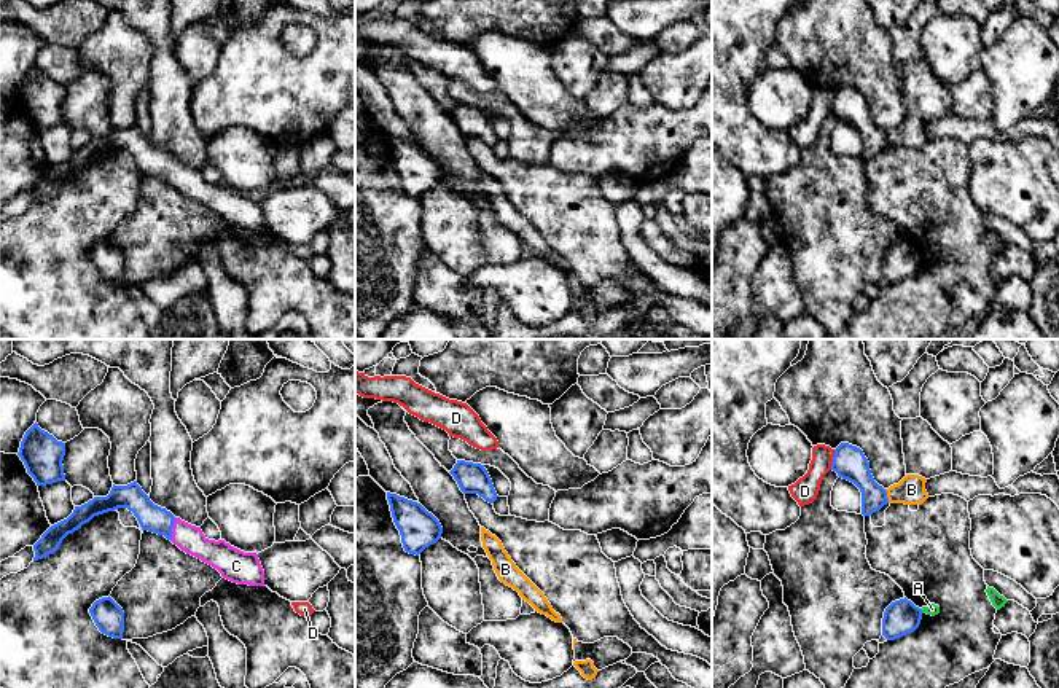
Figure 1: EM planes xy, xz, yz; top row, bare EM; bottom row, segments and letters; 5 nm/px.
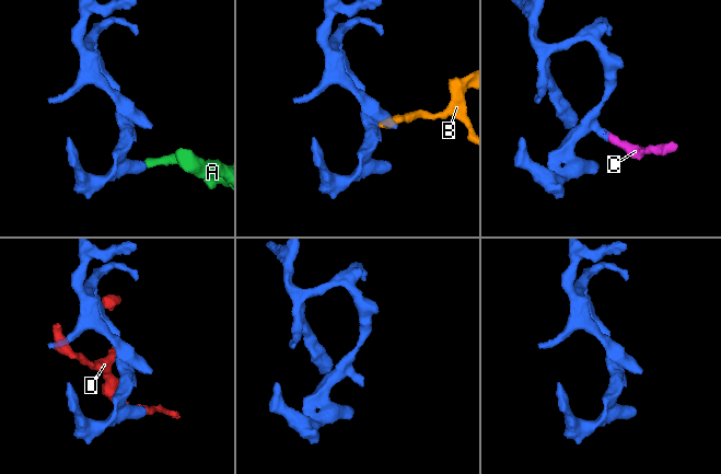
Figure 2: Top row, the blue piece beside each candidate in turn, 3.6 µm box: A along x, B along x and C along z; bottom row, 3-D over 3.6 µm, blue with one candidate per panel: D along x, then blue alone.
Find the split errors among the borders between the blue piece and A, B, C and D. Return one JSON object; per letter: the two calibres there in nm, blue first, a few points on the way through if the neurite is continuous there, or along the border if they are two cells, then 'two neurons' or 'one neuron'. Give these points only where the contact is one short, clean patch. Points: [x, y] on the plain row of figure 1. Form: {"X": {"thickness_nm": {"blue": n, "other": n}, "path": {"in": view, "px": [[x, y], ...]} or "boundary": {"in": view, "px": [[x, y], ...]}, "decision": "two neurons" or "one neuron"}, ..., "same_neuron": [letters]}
{"A": {"thickness_nm": {"blue": 180, "other": 50}, "boundary": {"in": "yz", "px": [[919, 252], [922, 255]]}, "decision": "two neurons"}, "B": {"thickness_nm": {"blue": 170, "other": 140}, "boundary": {"in": "yz", "px": [[884, 132], [889, 145]]}, "decision": "two neurons"}, "C": {"thickness_nm": {"blue": 140, "other": 140}, "decision": "one neuron"}, "D": {"thickness_nm": {"blue": 170, "other": 140}, "boundary": {"in": "yz", "px": [[835, 93], [830, 112]]}, "decision": "two neurons"}, "same_neuron": ["C"]}

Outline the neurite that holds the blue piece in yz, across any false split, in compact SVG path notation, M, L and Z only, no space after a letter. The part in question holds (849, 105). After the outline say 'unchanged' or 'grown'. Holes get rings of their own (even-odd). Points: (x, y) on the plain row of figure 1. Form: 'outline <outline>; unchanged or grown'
outline M841 86L834 92L831 113L860 132L863 159L871 159L889 147L887 134L874 124L869 105L860 91Z; unchanged

